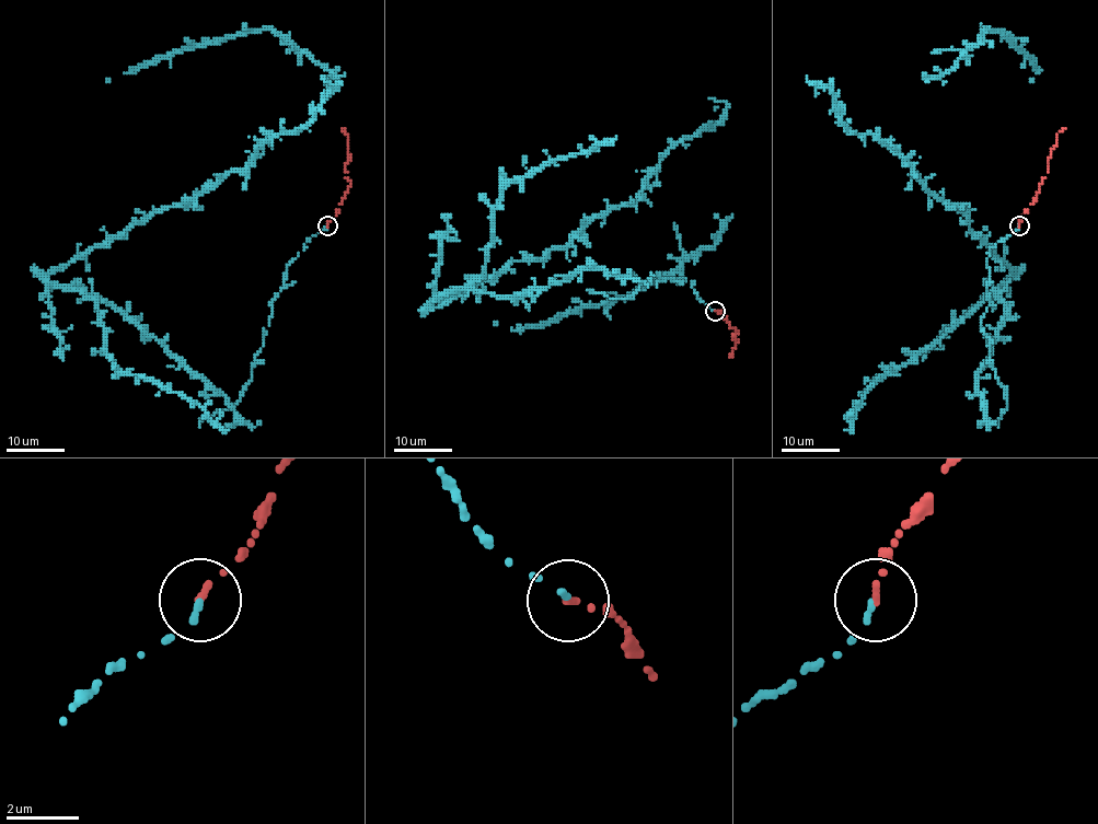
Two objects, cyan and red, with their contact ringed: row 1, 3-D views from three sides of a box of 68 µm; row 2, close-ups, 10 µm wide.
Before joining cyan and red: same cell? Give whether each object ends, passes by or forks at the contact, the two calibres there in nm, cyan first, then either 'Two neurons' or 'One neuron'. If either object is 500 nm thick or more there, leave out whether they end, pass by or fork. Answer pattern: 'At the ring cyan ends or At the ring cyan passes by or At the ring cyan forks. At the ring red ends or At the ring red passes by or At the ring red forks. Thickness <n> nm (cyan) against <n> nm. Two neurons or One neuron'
At the ring cyan ends. At the ring red ends. Thickness 160 nm (cyan) against 150 nm. One neuron

